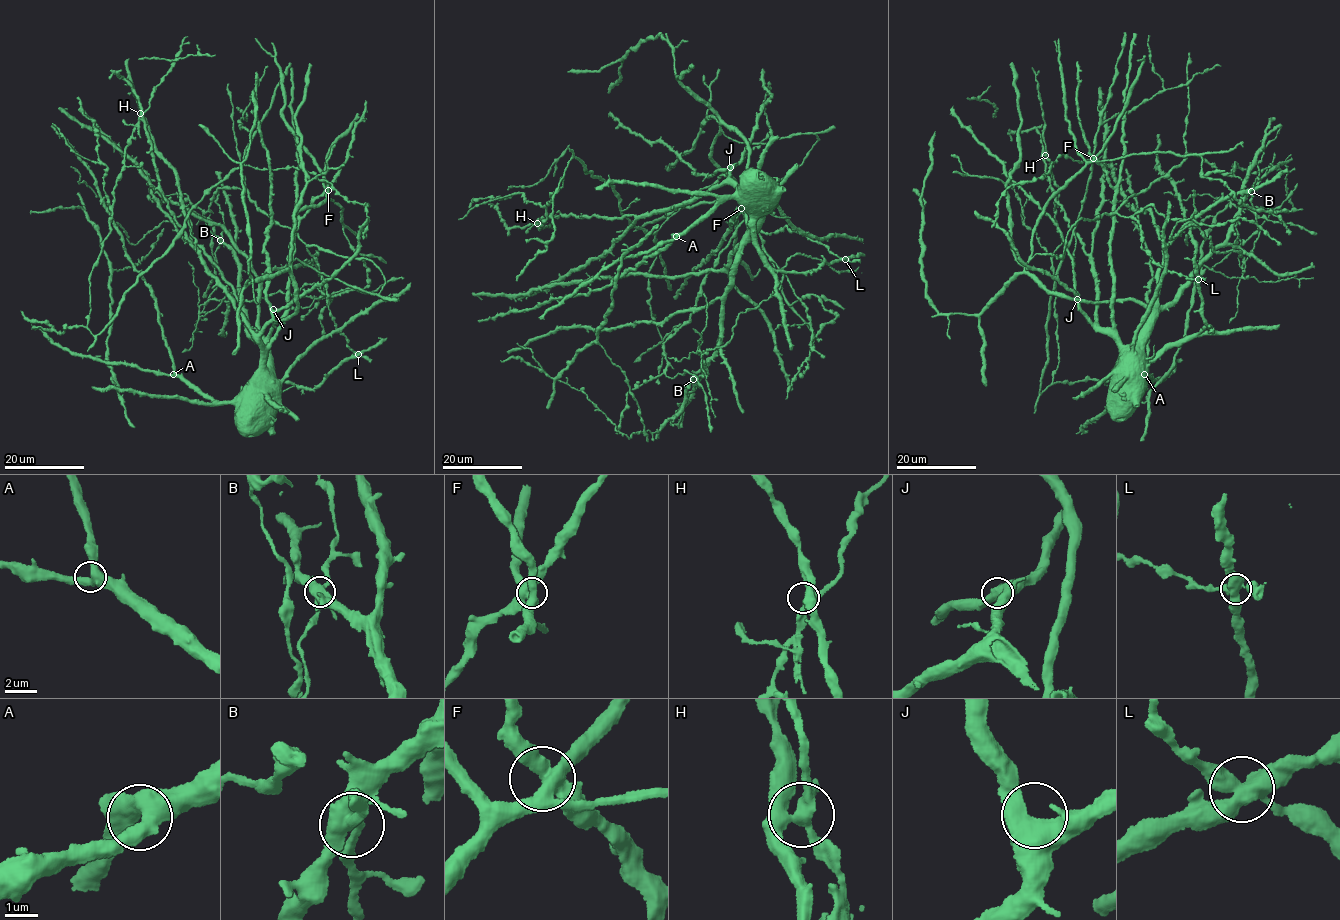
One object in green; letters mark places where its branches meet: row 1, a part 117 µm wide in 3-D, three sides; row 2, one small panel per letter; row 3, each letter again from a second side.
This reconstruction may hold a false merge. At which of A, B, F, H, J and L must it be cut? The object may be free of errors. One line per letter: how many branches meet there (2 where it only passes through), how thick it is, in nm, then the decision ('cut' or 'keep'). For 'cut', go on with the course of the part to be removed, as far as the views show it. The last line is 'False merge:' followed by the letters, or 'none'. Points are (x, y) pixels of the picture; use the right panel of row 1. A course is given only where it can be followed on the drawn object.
A: 3 branches meet; 480 nm thick; keep
B: 4 branches meet; 480 nm thick; cut
F: 4 branches meet; 480 nm thick; keep
H: 4 branches meet; 360 nm thick; keep
J: 4 branches meet; 460 nm thick; keep
L: 4 branches meet; 500 nm thick; keep
False merge: B

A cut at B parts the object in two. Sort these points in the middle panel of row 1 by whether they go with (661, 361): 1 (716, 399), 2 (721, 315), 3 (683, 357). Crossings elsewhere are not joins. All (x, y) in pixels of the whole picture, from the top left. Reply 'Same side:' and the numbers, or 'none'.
Same side: 2

